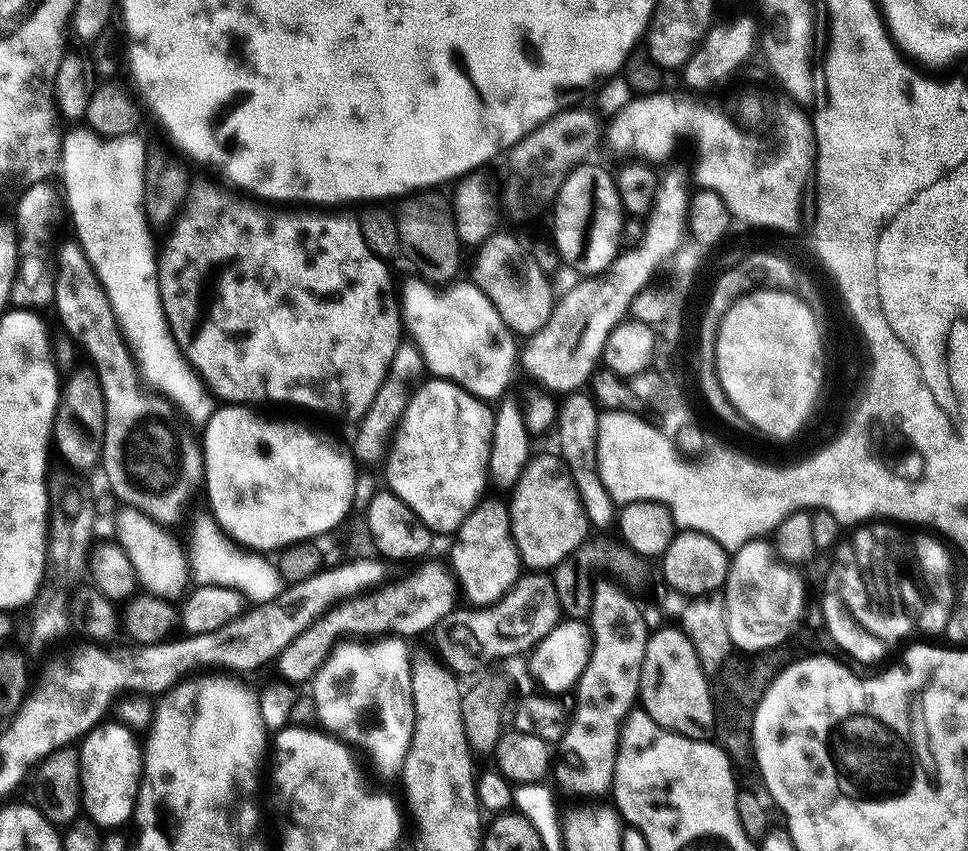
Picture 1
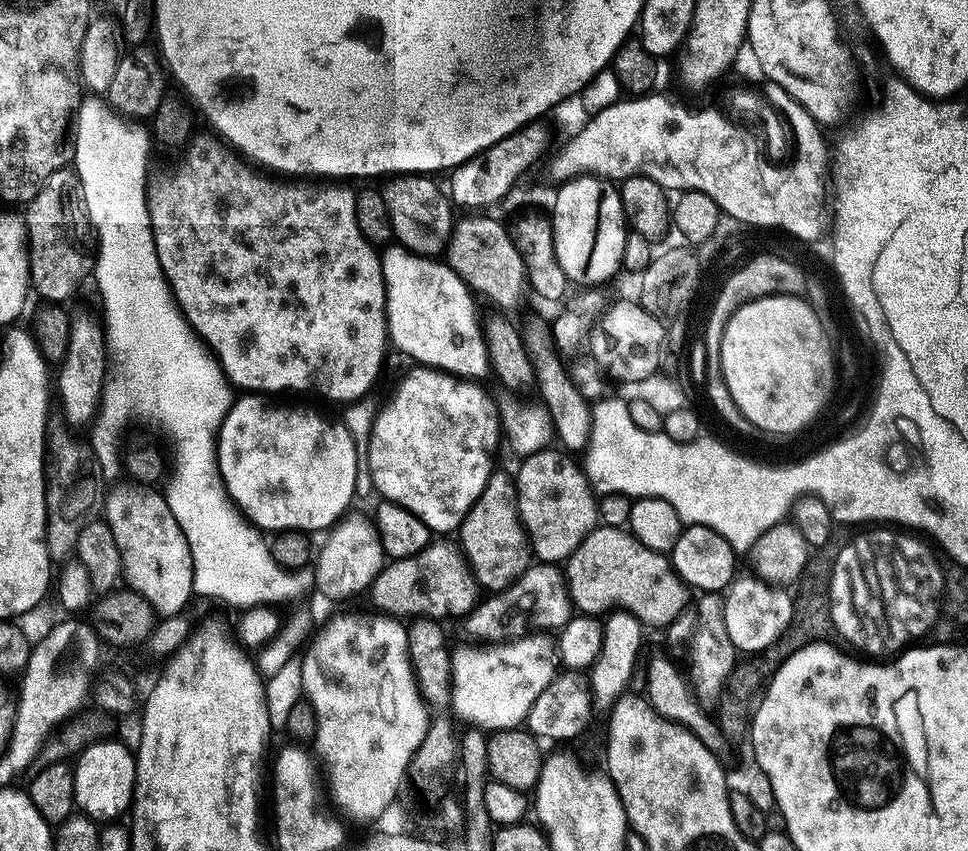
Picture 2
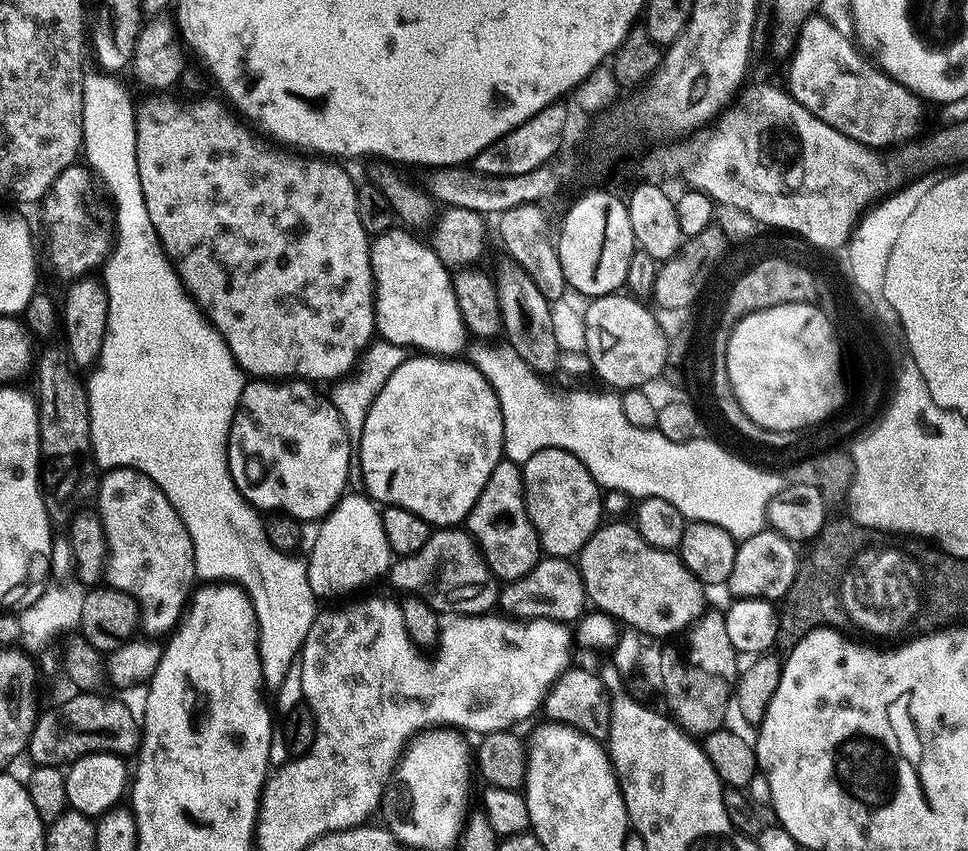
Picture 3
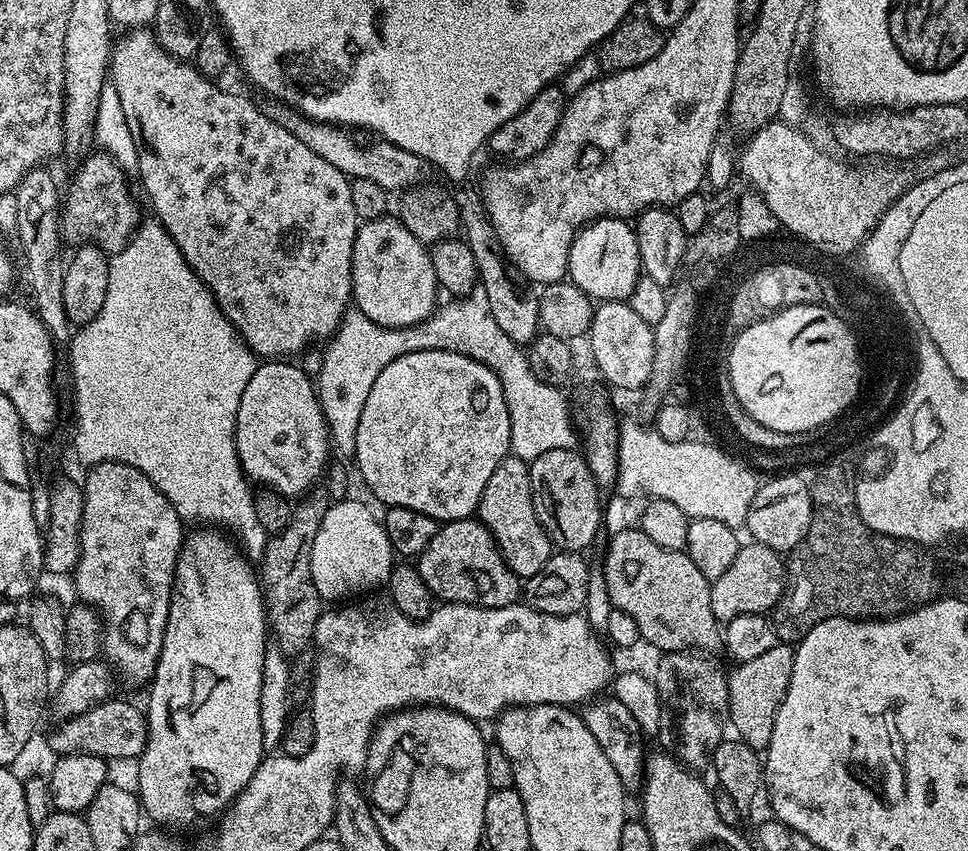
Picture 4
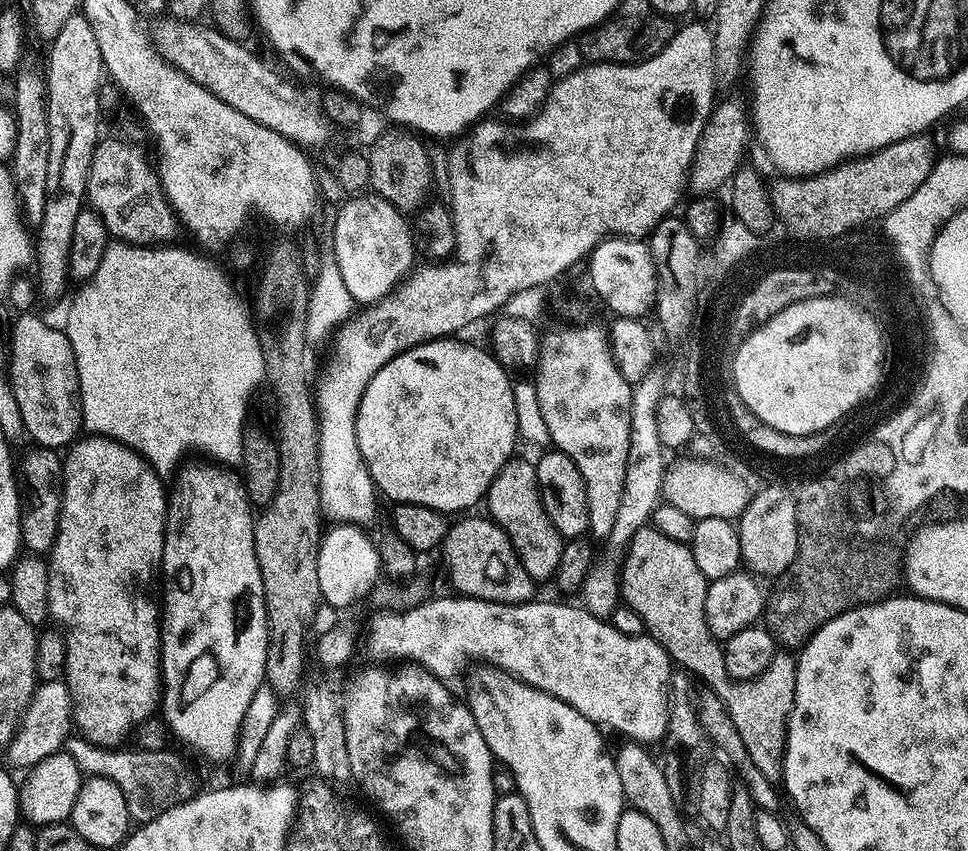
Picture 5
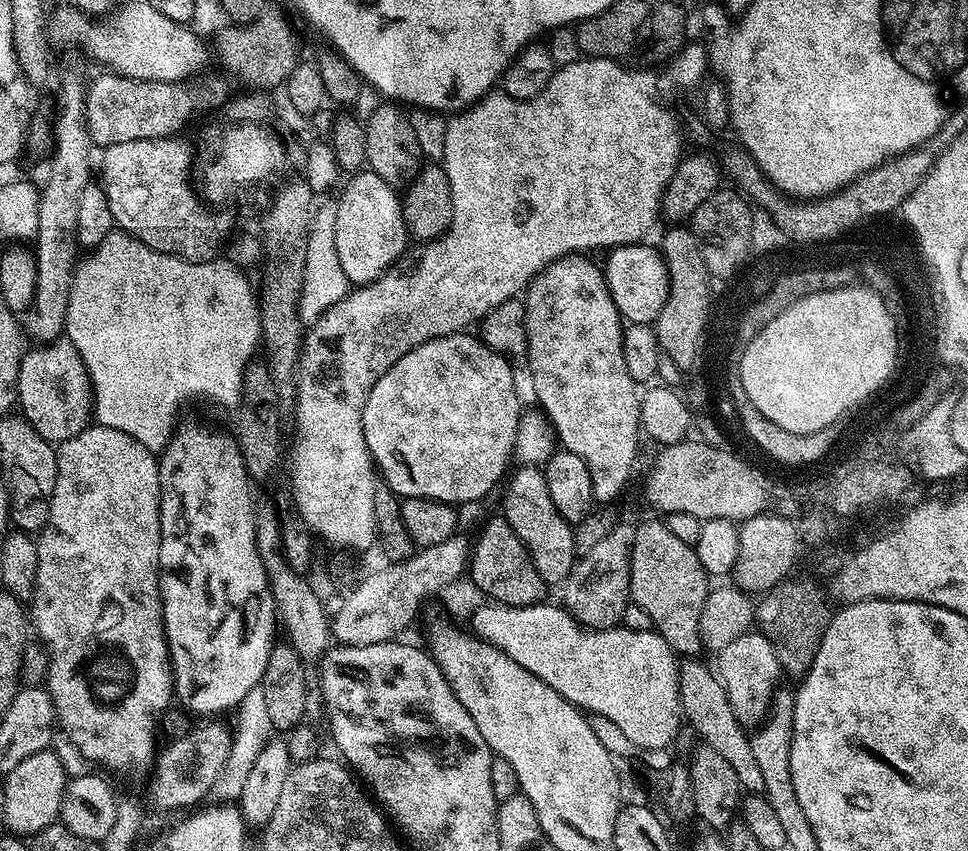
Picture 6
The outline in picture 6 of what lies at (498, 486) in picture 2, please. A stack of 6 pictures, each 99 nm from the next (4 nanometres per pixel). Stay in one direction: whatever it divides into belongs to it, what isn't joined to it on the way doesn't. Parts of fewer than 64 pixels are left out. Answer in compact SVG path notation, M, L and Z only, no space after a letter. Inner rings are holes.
M520 466L516 470L516 473L513 471L507 477L503 485L502 519L508 523L510 530L514 530L514 534L518 534L530 562L534 562L534 570L538 570L545 585L563 585L578 559L572 537L573 525L554 510L554 502L550 502L550 492L546 490L546 478L539 467Z

